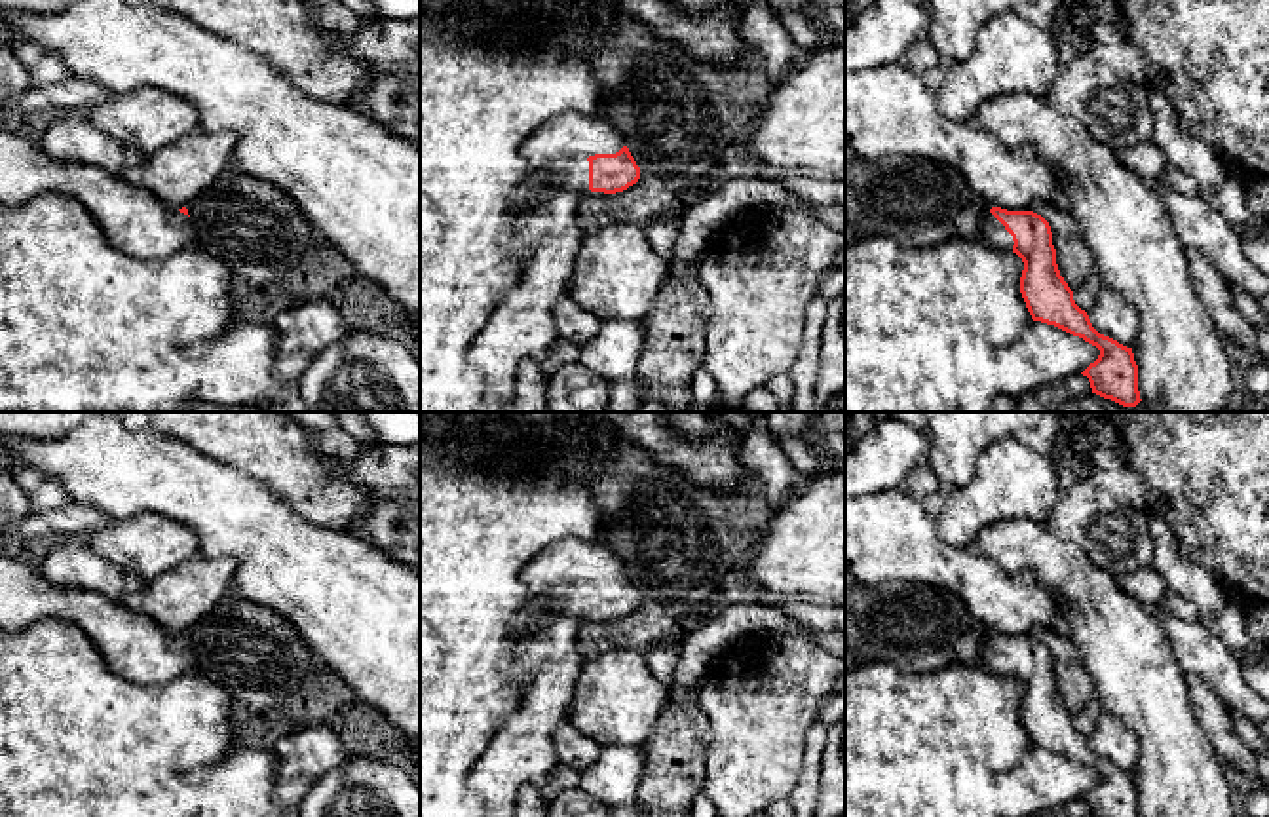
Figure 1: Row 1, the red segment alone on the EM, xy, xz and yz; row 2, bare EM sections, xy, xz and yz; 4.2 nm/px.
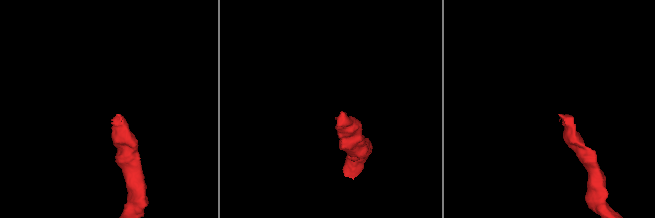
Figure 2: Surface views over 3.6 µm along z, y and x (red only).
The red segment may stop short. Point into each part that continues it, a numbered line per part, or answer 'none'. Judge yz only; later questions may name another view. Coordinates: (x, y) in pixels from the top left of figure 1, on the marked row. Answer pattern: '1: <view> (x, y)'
1: yz (994, 234)

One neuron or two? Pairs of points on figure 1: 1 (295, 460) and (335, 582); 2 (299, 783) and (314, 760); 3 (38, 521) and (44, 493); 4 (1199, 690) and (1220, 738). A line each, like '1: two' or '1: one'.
1: two
2: one
3: two
4: one

